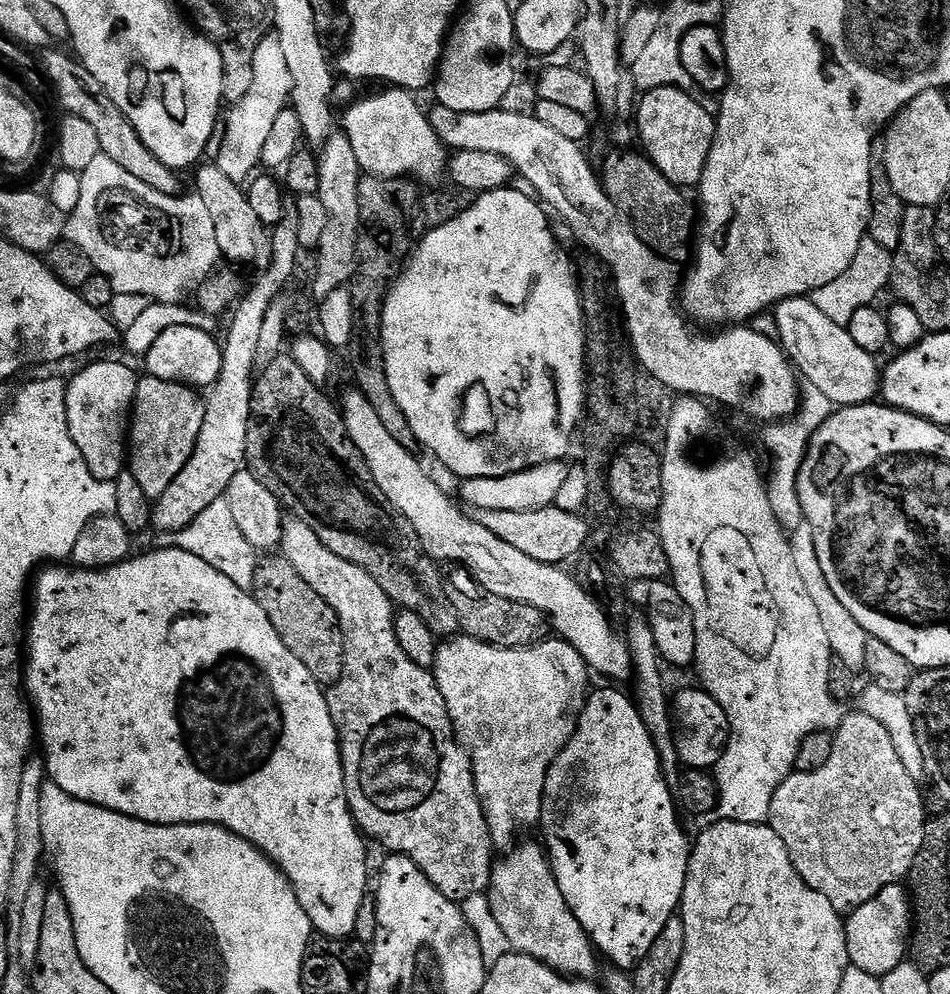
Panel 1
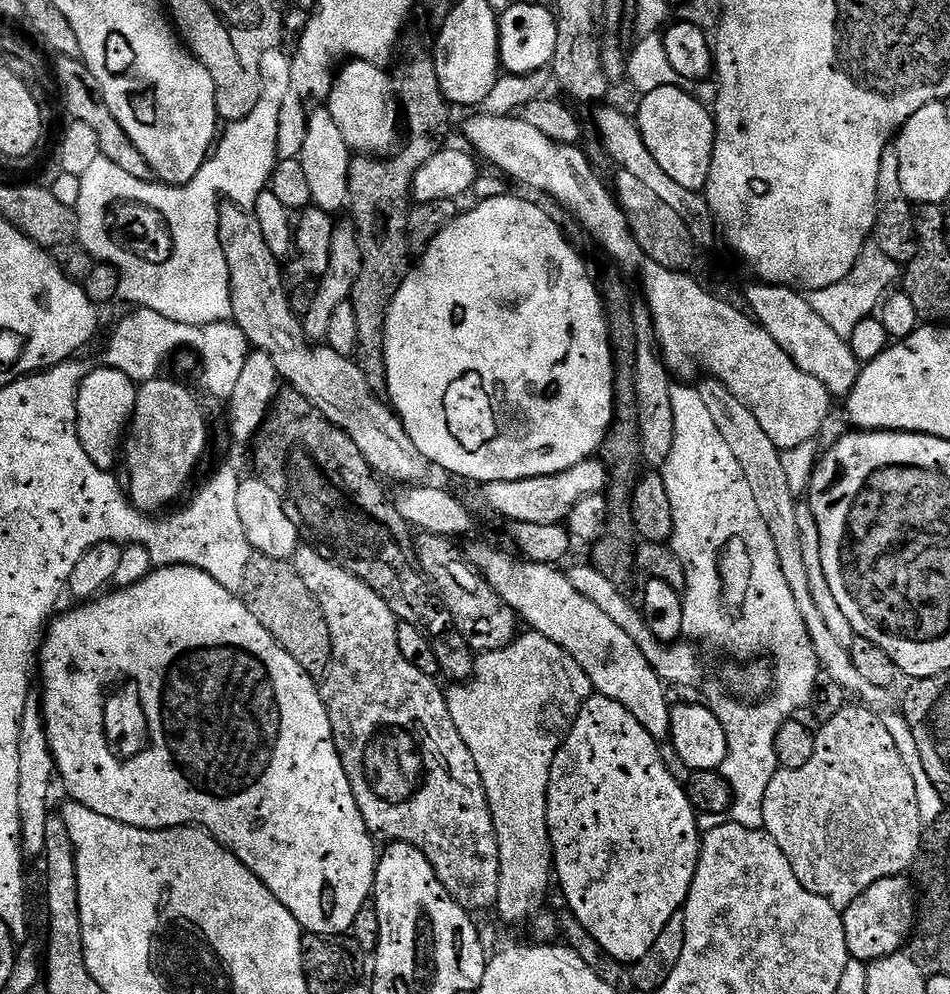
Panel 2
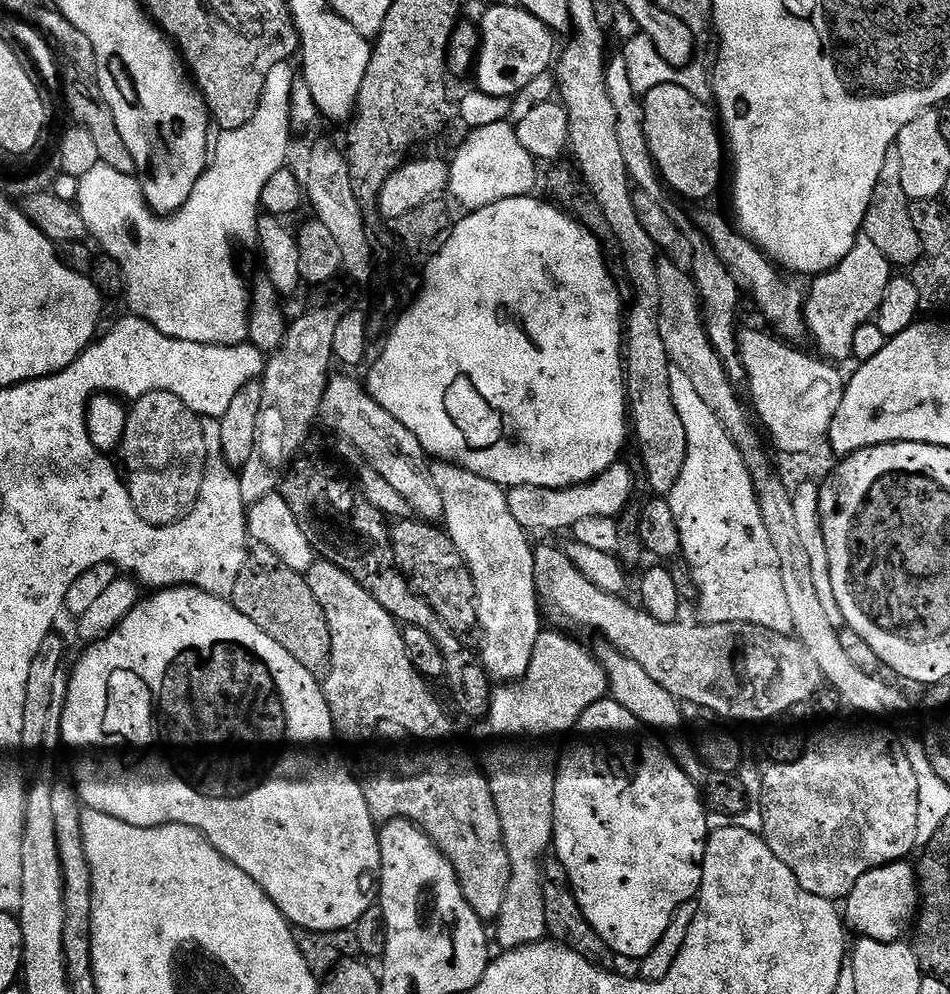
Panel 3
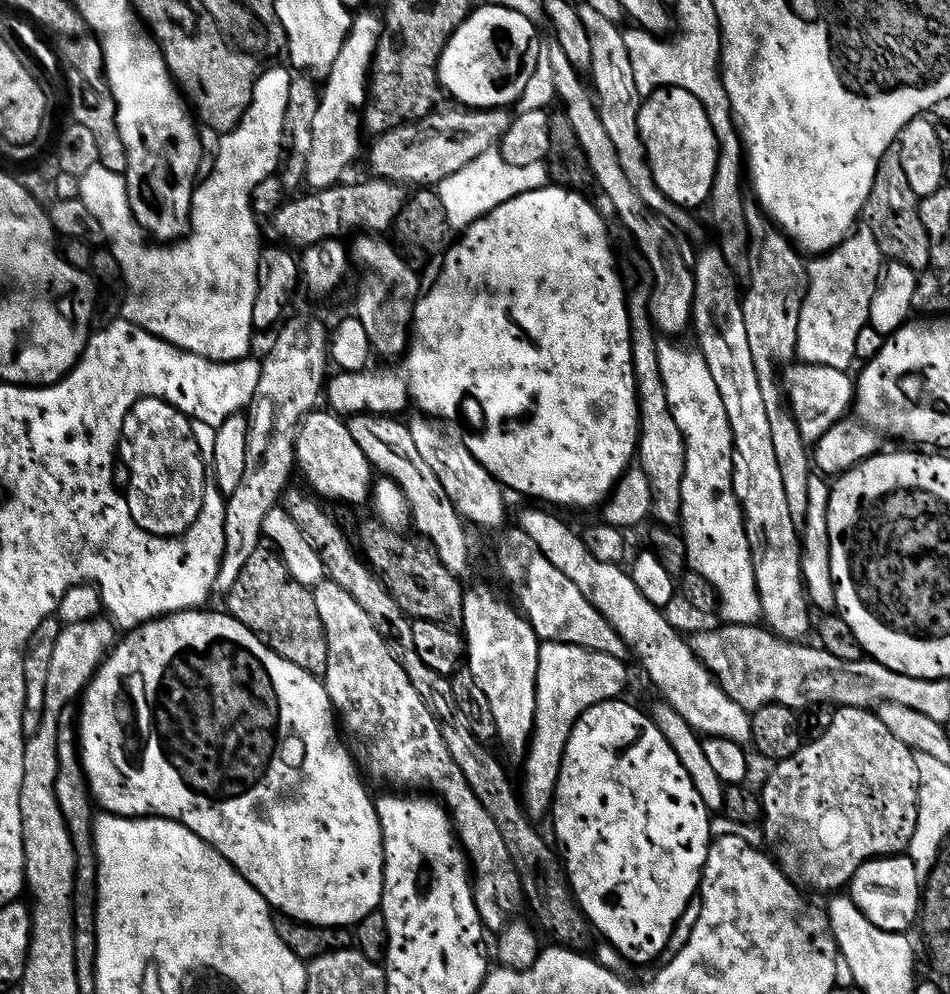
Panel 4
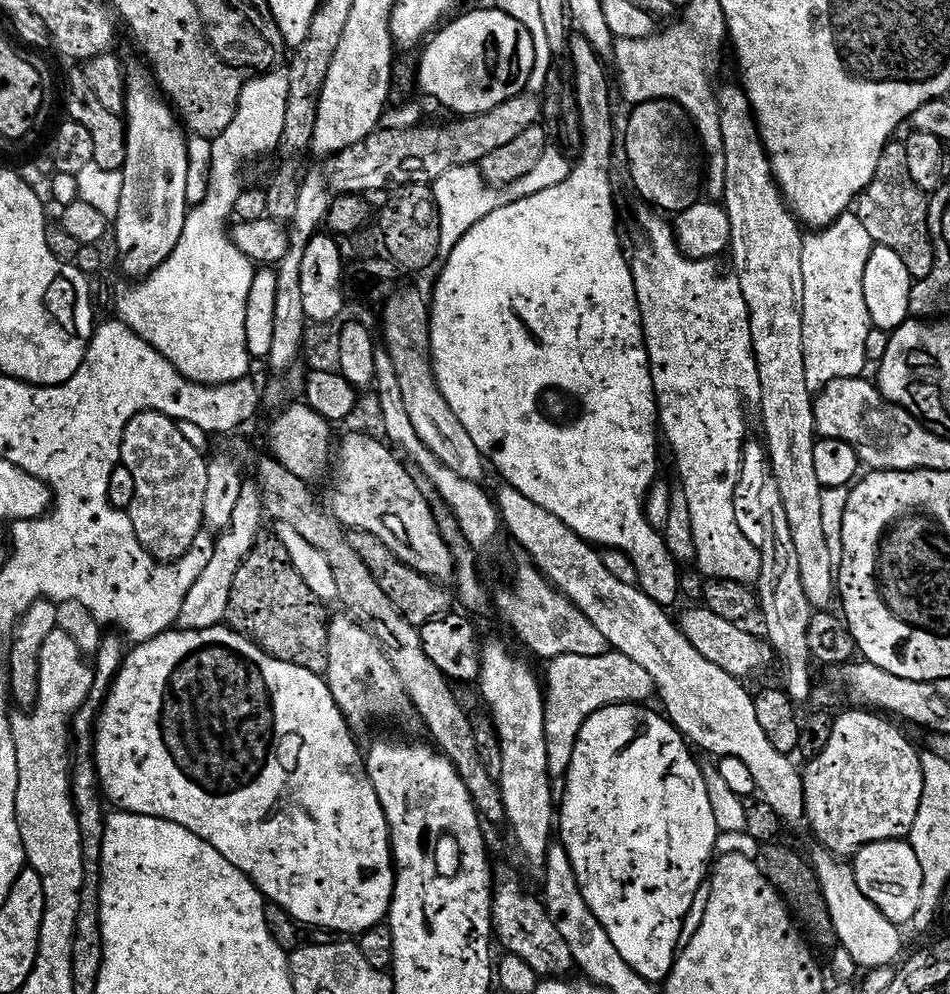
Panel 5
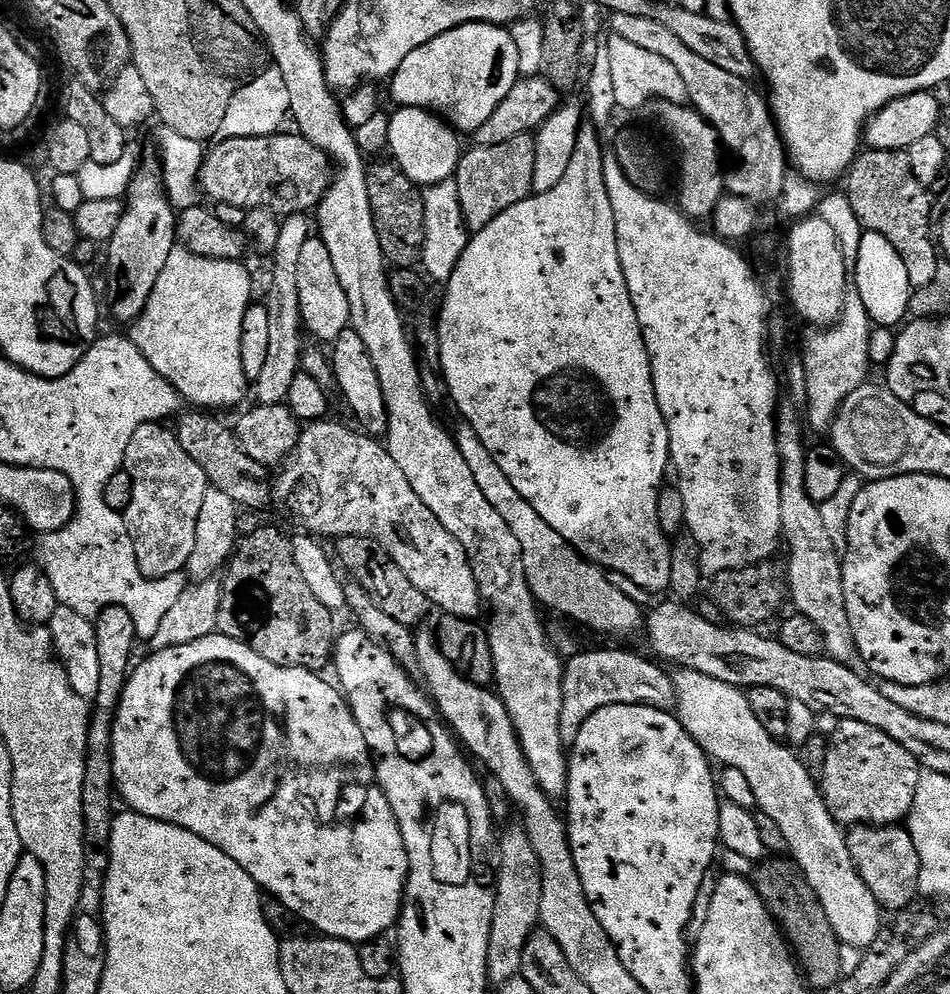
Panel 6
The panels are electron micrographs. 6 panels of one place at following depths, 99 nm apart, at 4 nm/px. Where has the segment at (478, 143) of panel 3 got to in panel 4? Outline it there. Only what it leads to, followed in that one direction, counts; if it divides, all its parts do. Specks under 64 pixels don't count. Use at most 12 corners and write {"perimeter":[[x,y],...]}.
{"perimeter":[[498,150],[438,186],[448,227],[549,187],[547,163],[511,164]]}

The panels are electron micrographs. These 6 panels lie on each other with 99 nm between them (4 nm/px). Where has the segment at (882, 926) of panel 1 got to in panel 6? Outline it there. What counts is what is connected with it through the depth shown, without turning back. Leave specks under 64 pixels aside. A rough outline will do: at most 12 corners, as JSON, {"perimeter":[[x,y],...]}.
{"perimeter":[[904,826],[847,833],[881,909],[918,896],[918,850]]}

